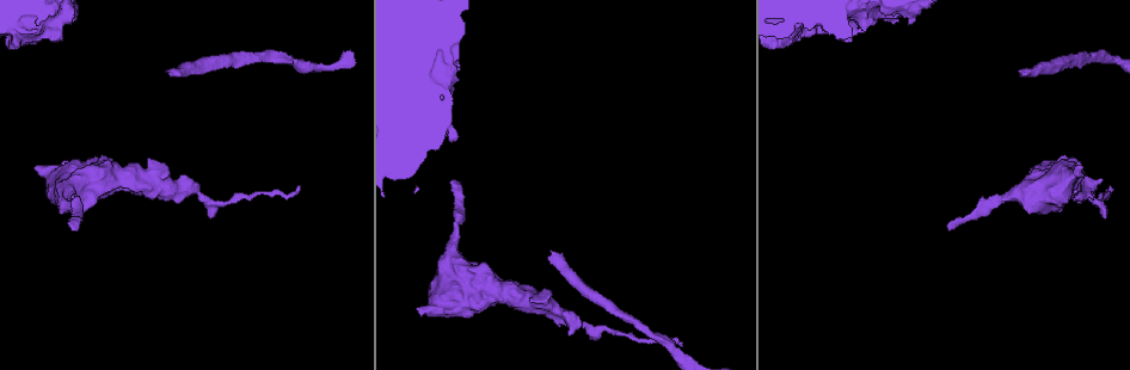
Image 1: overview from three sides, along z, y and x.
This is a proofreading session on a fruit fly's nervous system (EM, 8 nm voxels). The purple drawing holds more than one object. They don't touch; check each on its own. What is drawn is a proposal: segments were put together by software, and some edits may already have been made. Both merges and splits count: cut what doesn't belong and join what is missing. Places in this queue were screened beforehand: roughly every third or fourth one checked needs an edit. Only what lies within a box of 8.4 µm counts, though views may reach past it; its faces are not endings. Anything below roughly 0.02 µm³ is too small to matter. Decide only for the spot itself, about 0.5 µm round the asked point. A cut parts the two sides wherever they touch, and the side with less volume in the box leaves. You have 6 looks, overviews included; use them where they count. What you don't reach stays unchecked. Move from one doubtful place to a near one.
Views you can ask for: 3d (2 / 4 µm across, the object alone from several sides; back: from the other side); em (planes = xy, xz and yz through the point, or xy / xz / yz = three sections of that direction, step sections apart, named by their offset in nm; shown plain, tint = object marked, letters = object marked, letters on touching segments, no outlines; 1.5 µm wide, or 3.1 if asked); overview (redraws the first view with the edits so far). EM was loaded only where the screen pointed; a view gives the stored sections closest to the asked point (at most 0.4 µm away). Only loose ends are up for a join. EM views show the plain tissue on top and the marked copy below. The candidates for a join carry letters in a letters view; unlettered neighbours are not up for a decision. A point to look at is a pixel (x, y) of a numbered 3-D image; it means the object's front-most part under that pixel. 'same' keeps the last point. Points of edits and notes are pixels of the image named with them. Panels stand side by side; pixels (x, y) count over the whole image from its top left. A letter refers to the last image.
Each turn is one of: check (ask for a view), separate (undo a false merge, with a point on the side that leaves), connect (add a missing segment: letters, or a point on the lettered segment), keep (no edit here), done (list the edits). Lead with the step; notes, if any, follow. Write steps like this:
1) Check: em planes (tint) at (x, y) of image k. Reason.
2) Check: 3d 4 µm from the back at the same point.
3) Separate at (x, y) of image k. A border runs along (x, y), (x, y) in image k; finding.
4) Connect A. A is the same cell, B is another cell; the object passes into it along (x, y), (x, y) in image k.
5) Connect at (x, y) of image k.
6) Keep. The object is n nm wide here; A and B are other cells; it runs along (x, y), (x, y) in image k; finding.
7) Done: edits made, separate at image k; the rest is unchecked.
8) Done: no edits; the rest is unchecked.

Check: 3d 2 µm at (76, 199) of image 1. Thick turns thin.

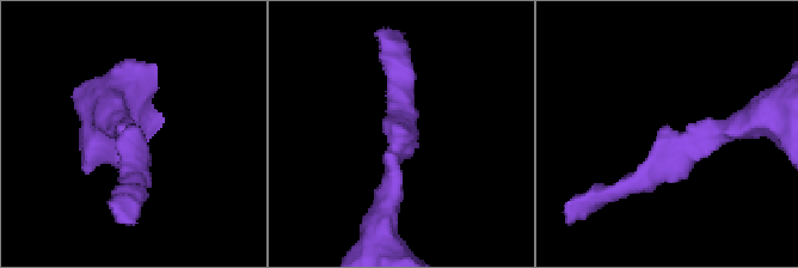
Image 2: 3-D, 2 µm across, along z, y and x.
Check: em yz step 8 (tint) at (125, 135) of image 2. Now the EM.

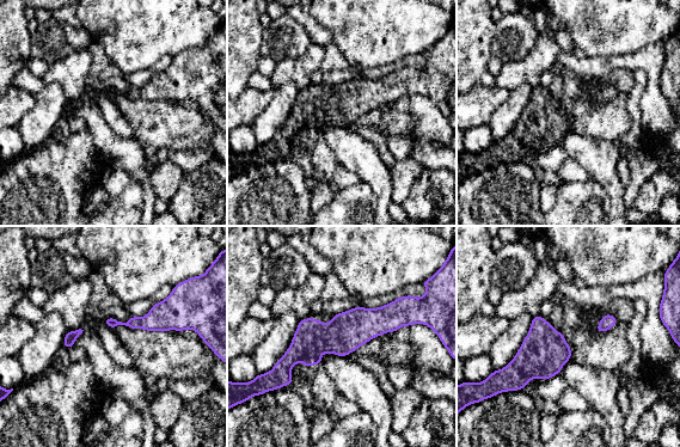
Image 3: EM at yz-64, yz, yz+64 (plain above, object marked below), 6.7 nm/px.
Check: em yz step 8 (letters) at the same point. See the neighbours.

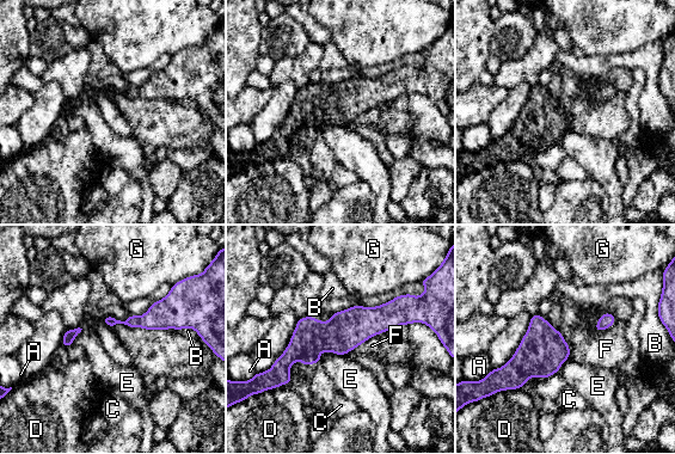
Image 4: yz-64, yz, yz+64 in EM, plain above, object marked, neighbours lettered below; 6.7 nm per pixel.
Keep. A, B, C, D, E, F and G are other cells; a border runs along (615, 317), (609, 326), (594, 330) in image 4; continuous, no second cell.

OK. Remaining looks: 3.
Check: 3d 2 µm at (34, 168) of image 1.

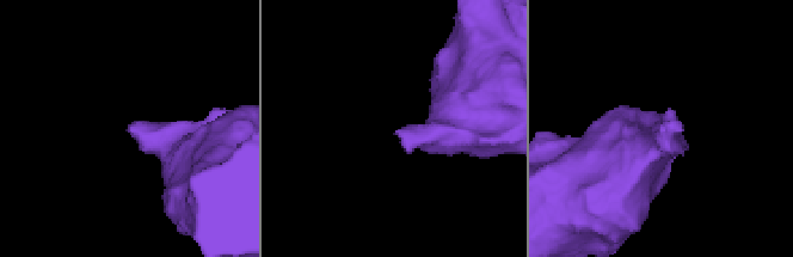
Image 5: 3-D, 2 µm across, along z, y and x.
Check: em xy step 4 (letters) at (661, 129) of image 5. Need the tissue.

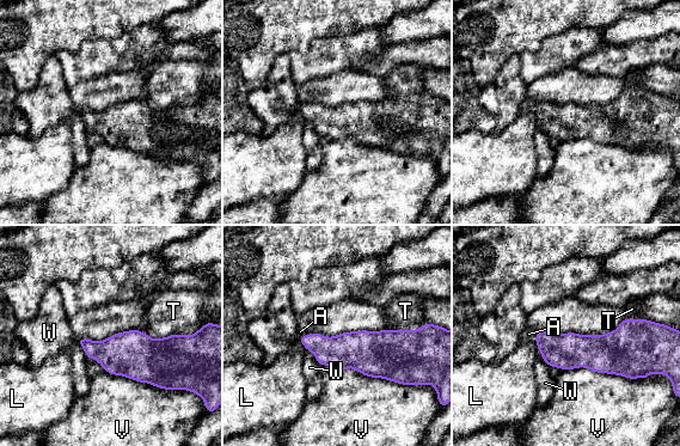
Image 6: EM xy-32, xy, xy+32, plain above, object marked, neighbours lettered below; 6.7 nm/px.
Check: em planes (letters) at the same point.

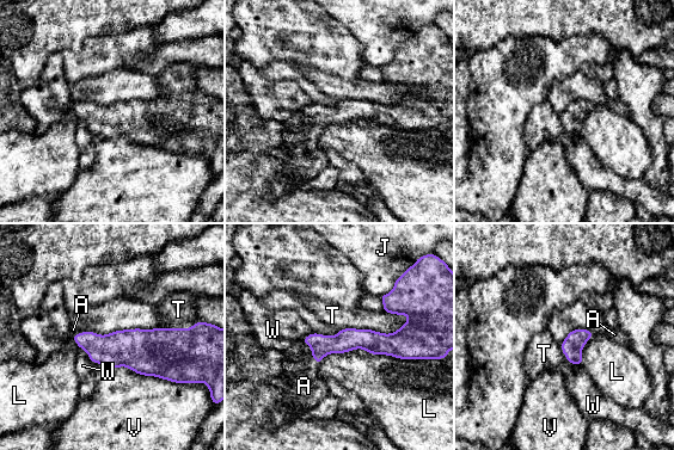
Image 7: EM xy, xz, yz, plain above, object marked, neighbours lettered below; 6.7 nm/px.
Connect A. A is the same cell, J, L, T, V and W are other cells; the object passes into it along (345, 340), (314, 359), (304, 386) in image 7; it goes on there.

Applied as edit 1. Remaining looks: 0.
Done: edits made, connect at image 7; the rest is unchecked.

